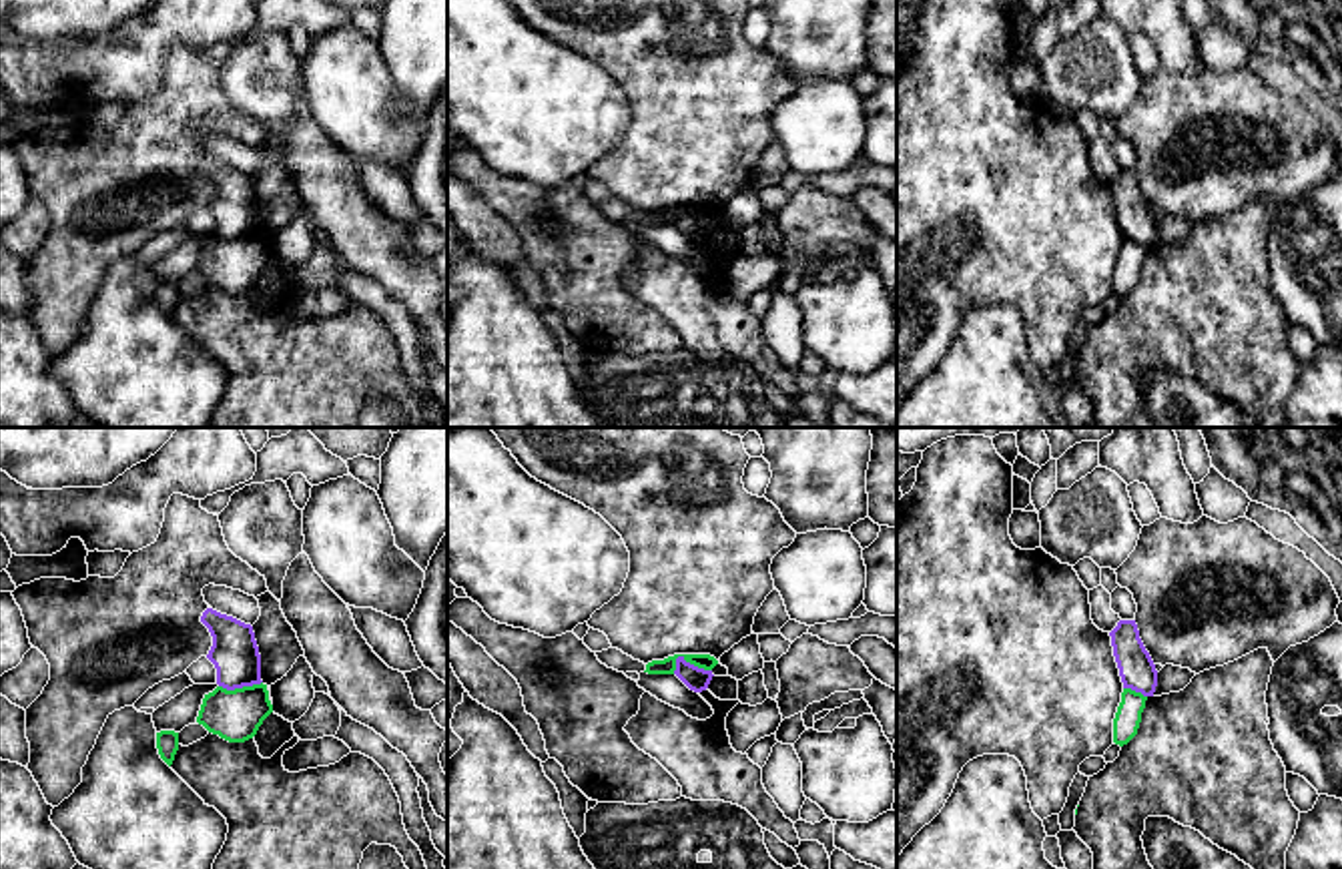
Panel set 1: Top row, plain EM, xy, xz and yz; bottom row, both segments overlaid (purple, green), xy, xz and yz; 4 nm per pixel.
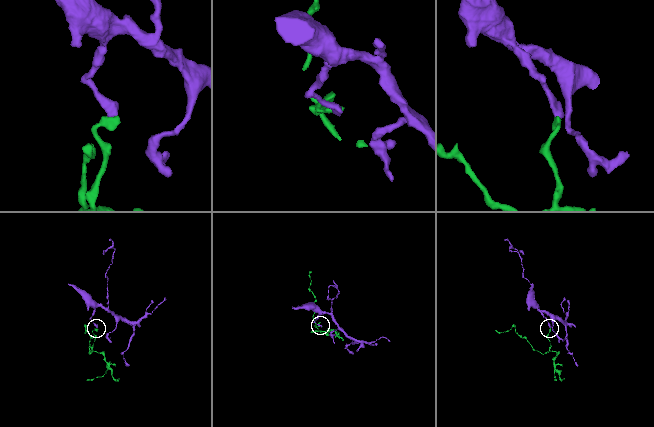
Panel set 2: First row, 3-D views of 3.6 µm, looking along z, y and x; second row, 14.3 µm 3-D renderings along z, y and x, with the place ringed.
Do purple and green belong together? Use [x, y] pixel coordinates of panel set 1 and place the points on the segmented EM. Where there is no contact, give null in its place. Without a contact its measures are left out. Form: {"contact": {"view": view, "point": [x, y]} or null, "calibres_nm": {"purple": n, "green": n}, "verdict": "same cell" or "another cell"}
{"contact": {"view": "xz", "point": [687, 663]}, "calibres_nm": {"purple": 100, "green": 60}, "verdict": "another cell"}

